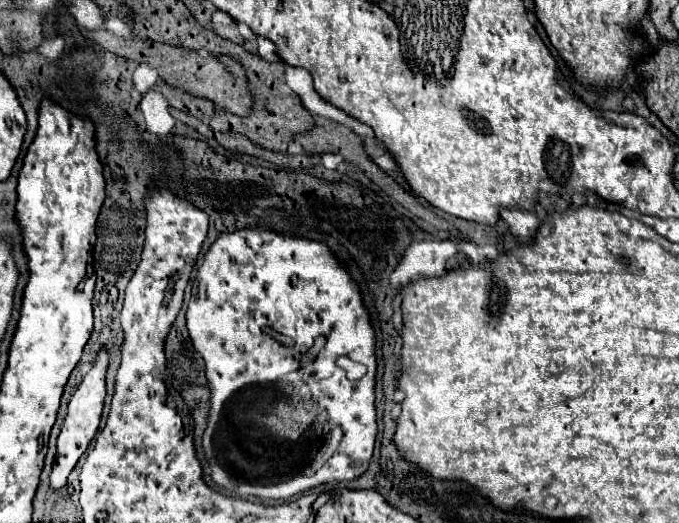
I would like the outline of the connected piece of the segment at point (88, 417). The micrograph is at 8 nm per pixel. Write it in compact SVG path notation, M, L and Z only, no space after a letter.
M100 351L96 355L94 367L88 371L84 381L76 389L76 393L70 397L66 419L64 419L64 425L60 429L60 435L58 435L56 465L54 465L52 473L50 473L50 491L58 491L60 487L66 485L66 479L68 479L70 471L76 467L78 459L88 449L88 443L92 441L92 437L96 435L96 429L100 427L100 417L102 417L102 407L104 407L104 397L106 397L106 383L104 383L106 369L108 369L108 353Z

